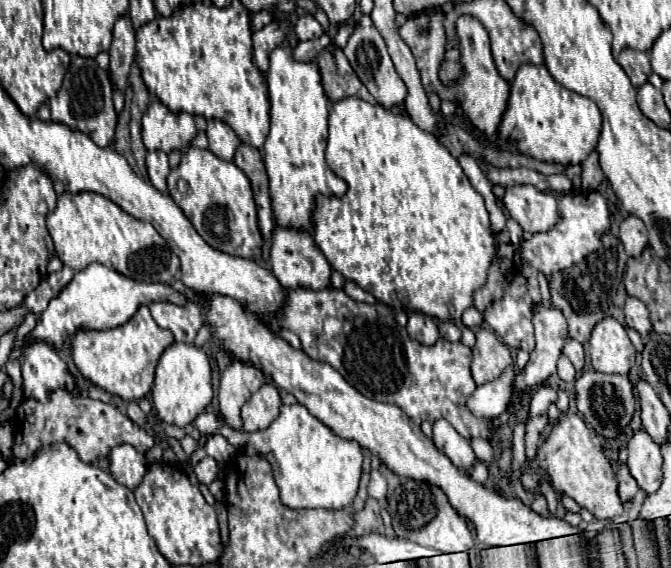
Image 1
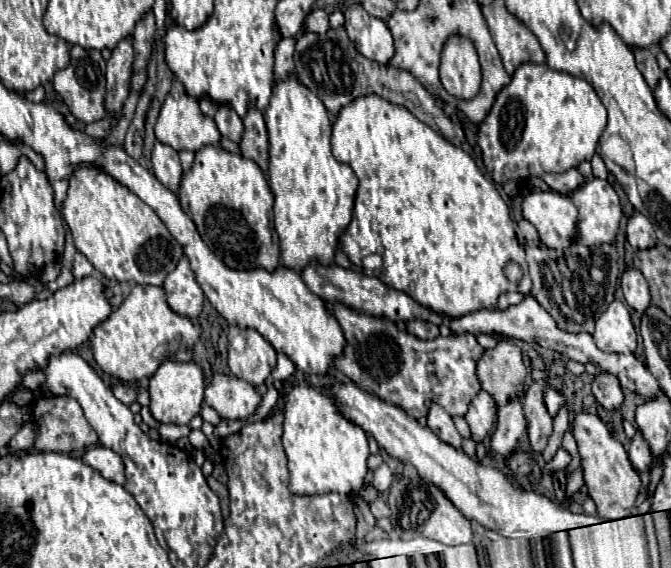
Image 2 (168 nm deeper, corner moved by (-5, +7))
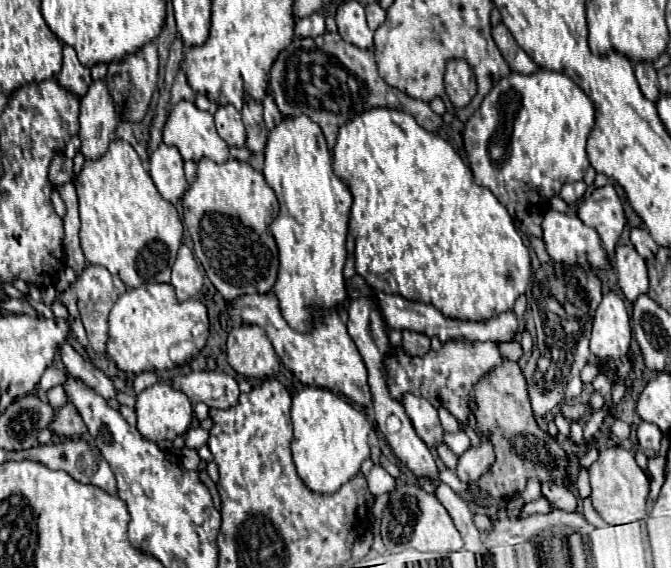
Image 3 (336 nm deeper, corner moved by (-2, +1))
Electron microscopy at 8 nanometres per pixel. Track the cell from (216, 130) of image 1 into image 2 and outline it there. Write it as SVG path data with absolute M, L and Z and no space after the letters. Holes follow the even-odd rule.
M219 106L217 114L215 114L215 122L217 122L217 128L219 128L221 136L225 136L225 138L229 138L233 142L241 140L243 122L241 122L241 118L237 116L237 112L231 106Z

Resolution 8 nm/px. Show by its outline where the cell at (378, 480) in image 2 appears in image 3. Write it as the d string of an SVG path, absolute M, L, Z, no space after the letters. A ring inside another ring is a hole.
M374 466L366 478L368 482L368 490L374 494L374 496L380 496L380 494L388 494L394 490L394 478L382 468L382 466Z

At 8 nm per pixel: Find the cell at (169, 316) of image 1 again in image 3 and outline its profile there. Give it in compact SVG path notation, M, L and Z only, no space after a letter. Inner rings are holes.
M182 244L178 250L178 258L172 266L172 286L176 290L178 302L186 302L188 298L194 298L202 290L202 272L192 256L192 250Z

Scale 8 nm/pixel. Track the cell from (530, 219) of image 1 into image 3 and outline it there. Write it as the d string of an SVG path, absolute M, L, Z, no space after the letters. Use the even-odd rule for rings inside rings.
M548 210L542 216L542 236L546 250L550 258L566 264L580 264L580 266L596 266L596 268L606 268L608 258L602 248L602 242L596 234L594 228L586 226L576 214L564 214L558 210Z

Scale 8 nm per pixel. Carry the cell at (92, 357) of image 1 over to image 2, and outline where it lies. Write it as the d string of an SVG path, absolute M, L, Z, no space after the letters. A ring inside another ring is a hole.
M135 284L133 286L135 294L131 292L117 310L111 312L111 316L107 320L103 320L95 330L93 330L93 338L91 338L91 346L93 346L93 356L97 360L97 364L101 366L101 370L105 374L111 374L123 382L141 382L153 376L153 372L159 368L161 362L165 362L169 356L173 356L179 348L191 348L201 334L201 326L187 316L181 316L177 312L173 312L167 304L167 296L165 290L161 286L149 286L149 284Z

